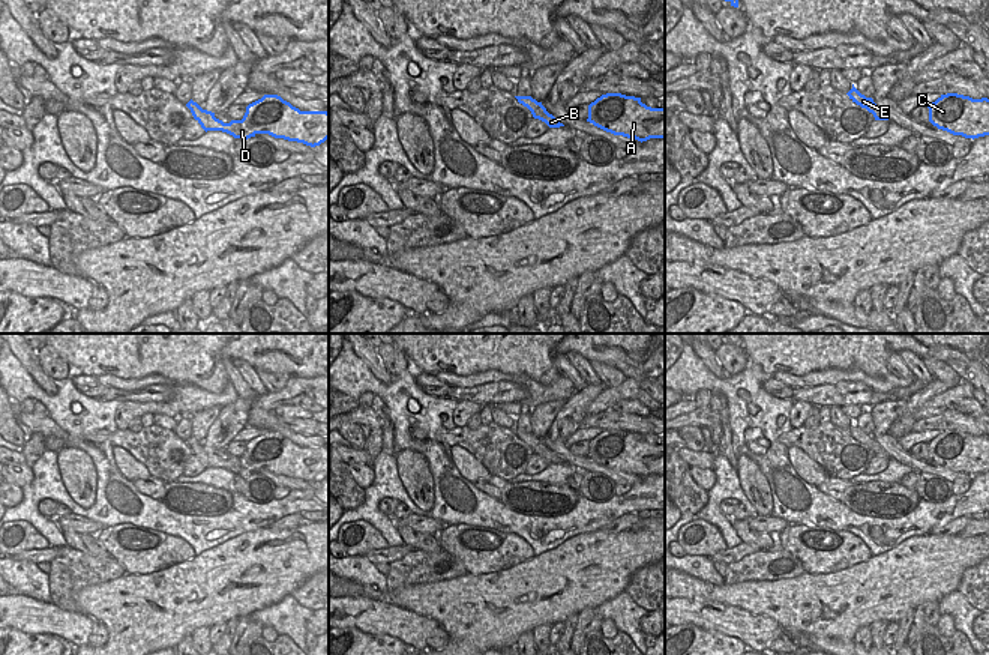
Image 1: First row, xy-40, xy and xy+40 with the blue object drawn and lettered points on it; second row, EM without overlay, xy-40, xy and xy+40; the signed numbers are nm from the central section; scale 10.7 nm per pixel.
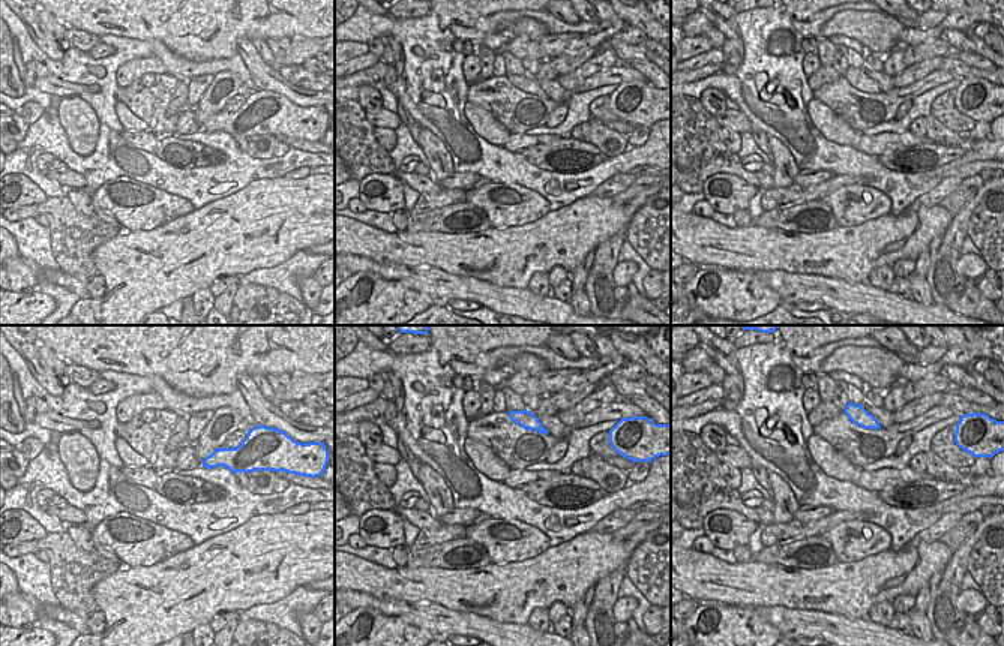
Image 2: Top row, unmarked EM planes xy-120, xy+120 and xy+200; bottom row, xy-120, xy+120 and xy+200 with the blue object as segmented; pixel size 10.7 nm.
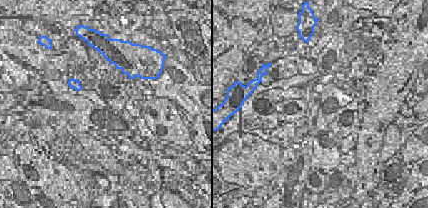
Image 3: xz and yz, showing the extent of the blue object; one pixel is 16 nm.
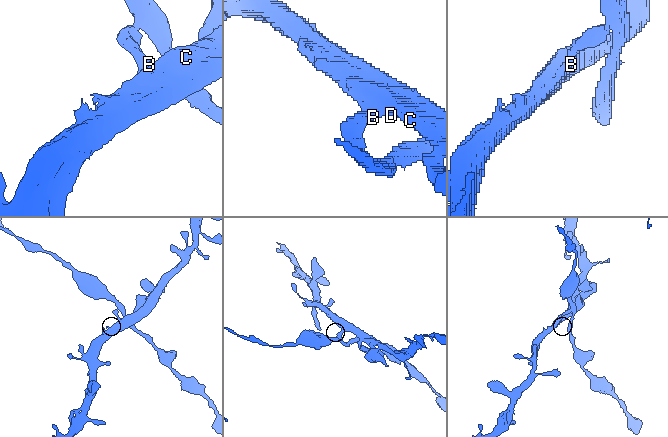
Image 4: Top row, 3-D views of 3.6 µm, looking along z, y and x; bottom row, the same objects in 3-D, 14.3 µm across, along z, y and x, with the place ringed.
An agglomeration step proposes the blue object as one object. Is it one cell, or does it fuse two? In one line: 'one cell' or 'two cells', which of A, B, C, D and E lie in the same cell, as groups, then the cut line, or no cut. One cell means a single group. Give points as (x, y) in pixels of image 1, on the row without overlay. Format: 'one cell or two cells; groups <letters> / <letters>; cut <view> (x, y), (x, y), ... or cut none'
two cells; groups A B C D / E; cut xy (541, 439), (536, 445), (529, 445)

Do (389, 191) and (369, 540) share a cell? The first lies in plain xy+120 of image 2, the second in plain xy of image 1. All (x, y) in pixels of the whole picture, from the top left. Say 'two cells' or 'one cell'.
one cell

